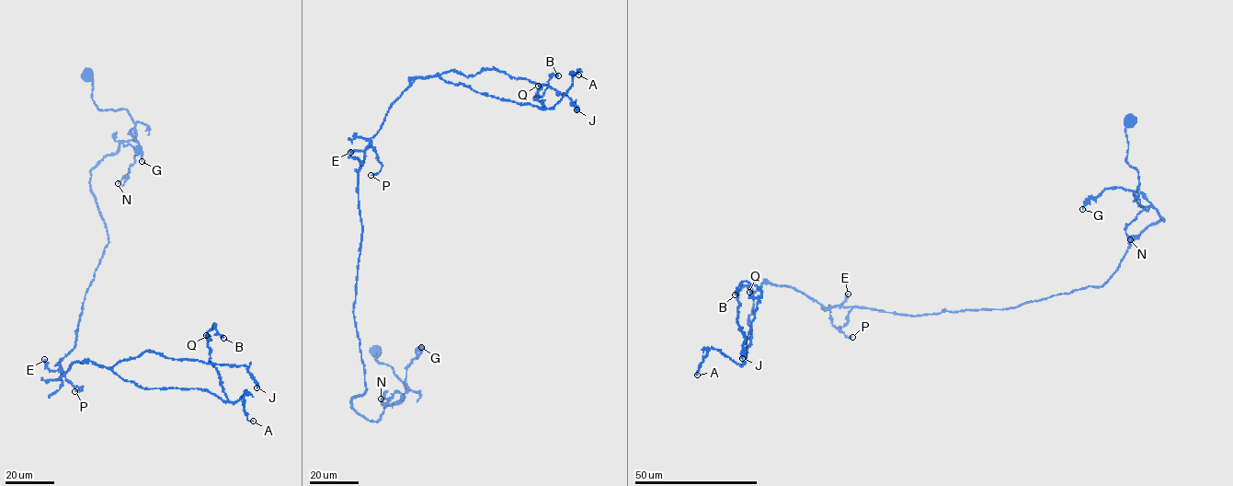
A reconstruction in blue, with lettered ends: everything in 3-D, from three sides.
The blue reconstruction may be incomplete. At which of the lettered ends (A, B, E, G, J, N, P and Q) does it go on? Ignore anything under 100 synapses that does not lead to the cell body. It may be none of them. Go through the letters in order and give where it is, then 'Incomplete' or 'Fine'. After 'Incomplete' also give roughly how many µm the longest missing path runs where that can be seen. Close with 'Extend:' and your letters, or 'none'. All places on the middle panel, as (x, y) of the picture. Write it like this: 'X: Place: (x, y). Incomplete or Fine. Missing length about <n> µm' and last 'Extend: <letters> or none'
A: Place: (578, 75). Fine
B: Place: (558, 75). Fine
E: Place: (350, 152). Fine
G: Place: (421, 347). Fine
J: Place: (576, 109). Fine
N: Place: (381, 399). Fine
P: Place: (371, 175). Fine
Q: Place: (538, 86). Fine
Extend: none

